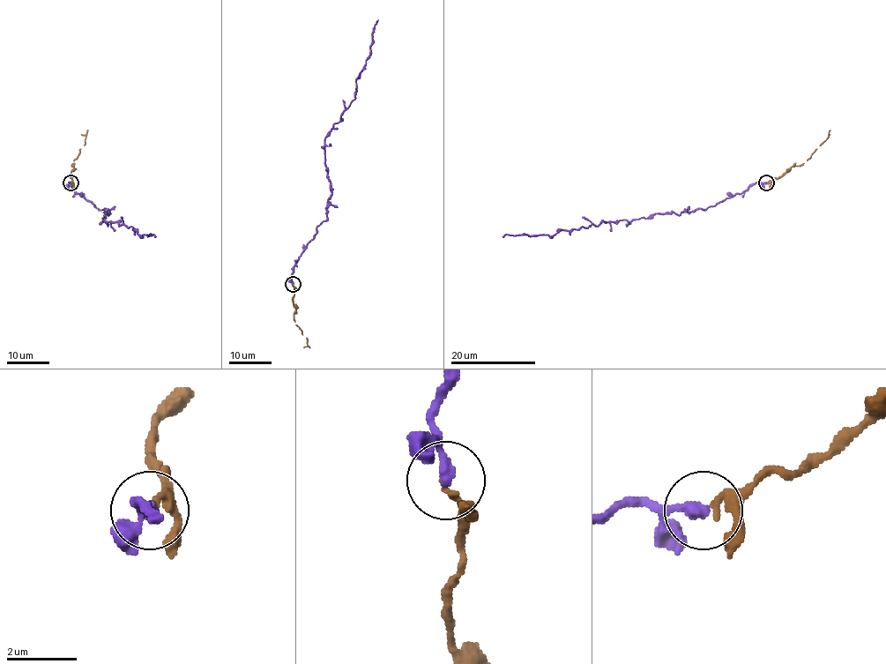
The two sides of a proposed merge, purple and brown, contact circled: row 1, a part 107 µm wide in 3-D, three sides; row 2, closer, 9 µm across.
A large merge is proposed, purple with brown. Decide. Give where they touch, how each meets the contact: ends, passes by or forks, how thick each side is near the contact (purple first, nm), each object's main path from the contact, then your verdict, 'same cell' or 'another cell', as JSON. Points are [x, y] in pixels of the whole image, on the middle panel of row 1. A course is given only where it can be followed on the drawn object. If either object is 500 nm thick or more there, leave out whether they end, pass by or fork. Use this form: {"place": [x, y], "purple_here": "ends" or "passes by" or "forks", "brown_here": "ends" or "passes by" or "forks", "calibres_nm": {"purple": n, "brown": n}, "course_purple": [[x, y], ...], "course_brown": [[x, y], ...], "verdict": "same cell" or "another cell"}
{"place": [293, 284], "purple_here": "ends", "brown_here": "ends", "calibres_nm": {"purple": 320, "brown": 180}, "course_purple": [[293, 284], [293, 267], [326, 220], [331, 194], [324, 138], [355, 98], [356, 78], [370, 54], [378, 20]], "course_brown": [[292, 284], [295, 309], [294, 320], [309, 347]], "verdict": "same cell"}

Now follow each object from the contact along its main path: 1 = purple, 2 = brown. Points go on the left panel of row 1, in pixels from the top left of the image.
1: (70, 183), (76, 192), (109, 213), (102, 221), (117, 221), (140, 236), (156, 236)
2: (70, 183), (72, 178), (71, 165), (85, 143), (87, 130)

